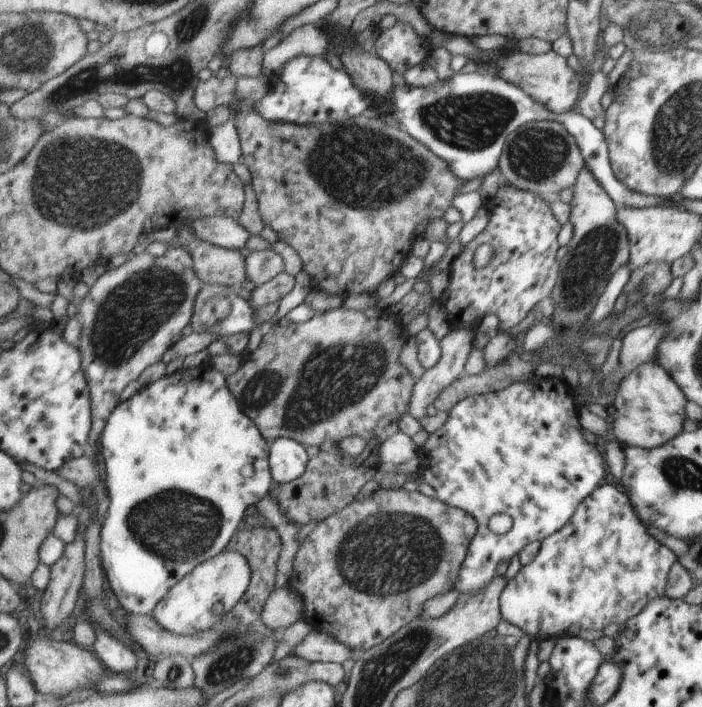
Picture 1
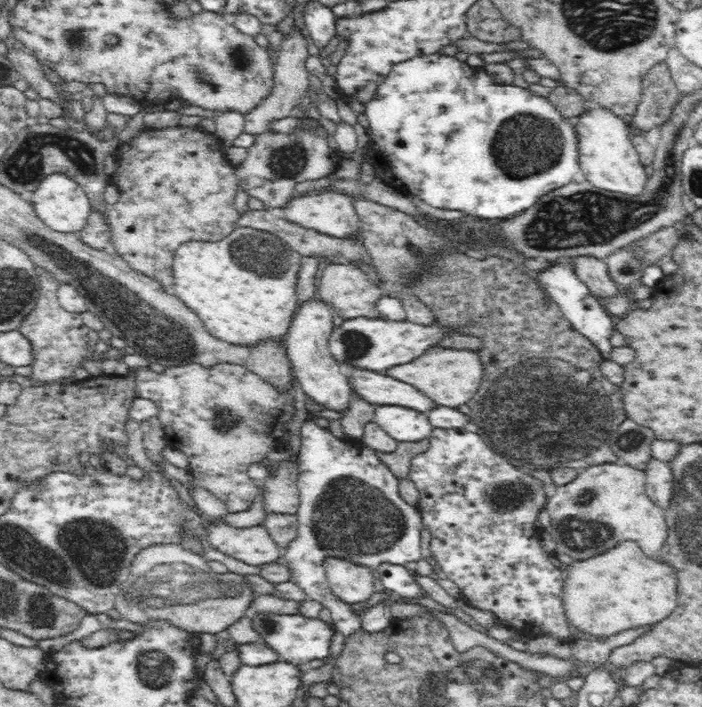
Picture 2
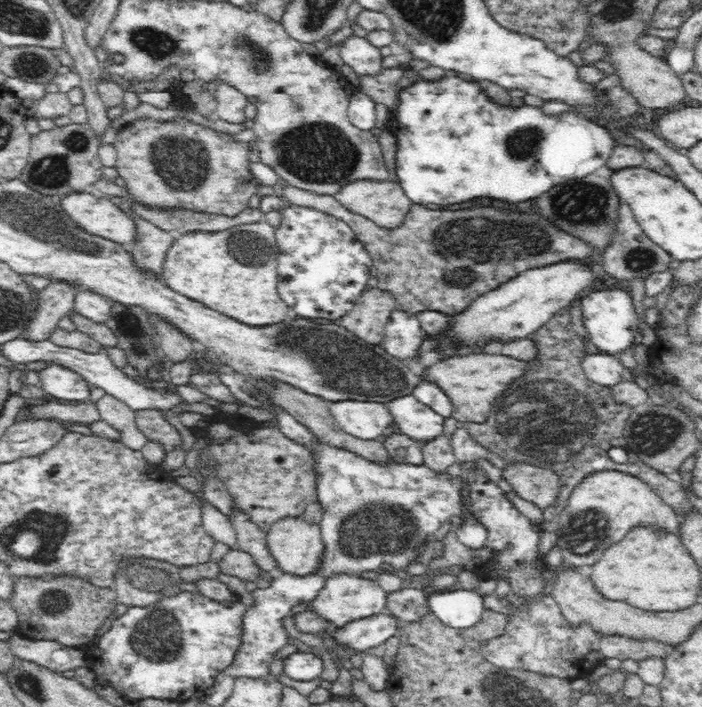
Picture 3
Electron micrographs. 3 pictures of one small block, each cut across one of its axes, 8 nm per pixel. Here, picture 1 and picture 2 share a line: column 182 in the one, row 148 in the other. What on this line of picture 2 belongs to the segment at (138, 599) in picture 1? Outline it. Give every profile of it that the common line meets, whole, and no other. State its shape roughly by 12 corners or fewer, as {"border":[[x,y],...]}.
{"border":[[455,56],[361,107],[378,179],[498,220],[581,177],[578,119]]}

